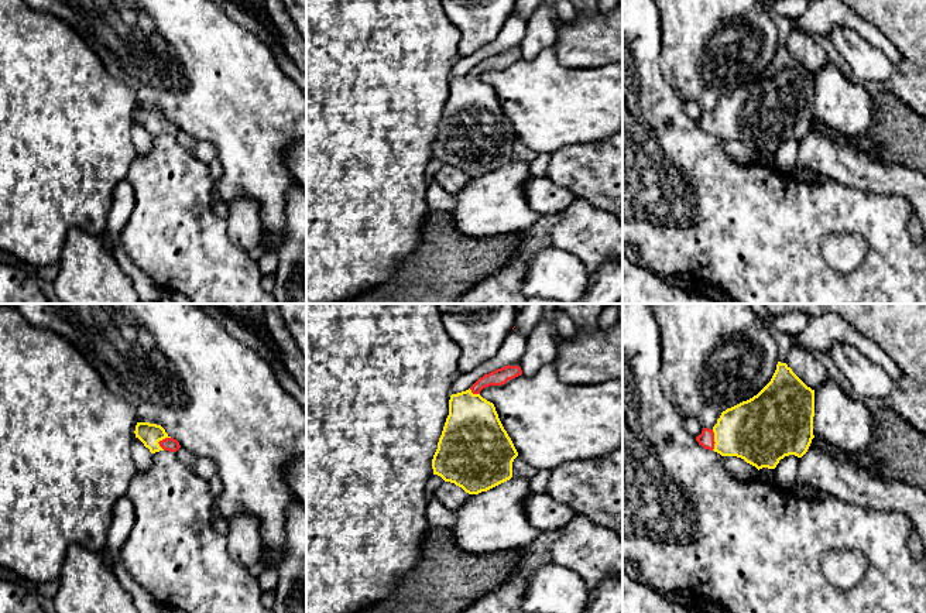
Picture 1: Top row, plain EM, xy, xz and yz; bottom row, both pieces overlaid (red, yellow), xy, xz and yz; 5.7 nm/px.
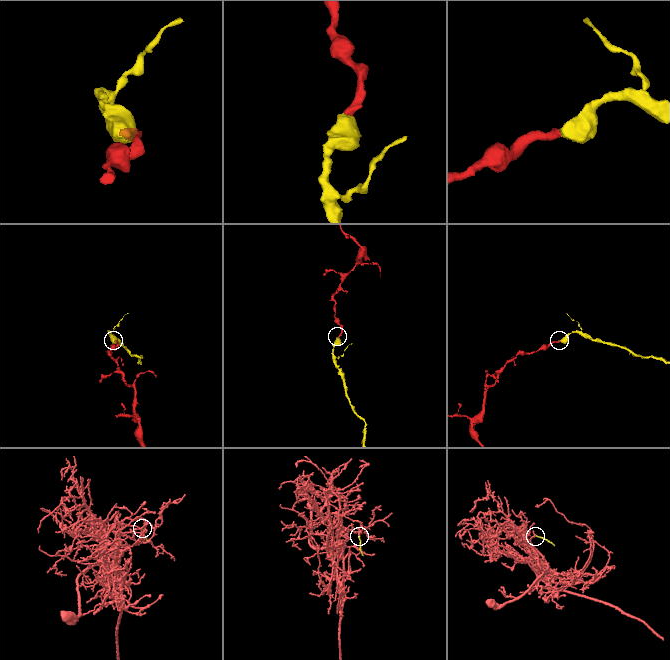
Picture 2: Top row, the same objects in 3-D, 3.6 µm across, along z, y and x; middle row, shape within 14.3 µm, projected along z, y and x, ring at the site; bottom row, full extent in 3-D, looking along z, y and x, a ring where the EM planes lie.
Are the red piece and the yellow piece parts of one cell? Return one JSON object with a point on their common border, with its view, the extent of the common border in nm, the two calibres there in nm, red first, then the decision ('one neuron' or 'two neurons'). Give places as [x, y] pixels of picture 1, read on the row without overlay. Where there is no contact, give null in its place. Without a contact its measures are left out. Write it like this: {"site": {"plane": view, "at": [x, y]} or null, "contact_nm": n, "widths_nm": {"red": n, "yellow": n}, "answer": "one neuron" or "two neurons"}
{"site": {"plane": "yz", "at": [713, 123]}, "contact_nm": 120, "widths_nm": {"red": 90, "yellow": 360}, "answer": "one neuron"}

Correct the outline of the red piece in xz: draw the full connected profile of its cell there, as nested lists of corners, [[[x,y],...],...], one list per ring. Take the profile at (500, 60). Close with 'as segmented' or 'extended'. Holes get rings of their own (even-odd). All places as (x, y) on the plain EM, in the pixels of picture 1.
[[[504,49],[480,61],[469,73],[452,78],[438,133],[432,143],[433,158],[455,167],[469,178],[487,175],[512,161],[512,145],[518,136],[504,113],[495,90],[480,79],[490,69],[503,69],[522,58],[519,49]]]; extended

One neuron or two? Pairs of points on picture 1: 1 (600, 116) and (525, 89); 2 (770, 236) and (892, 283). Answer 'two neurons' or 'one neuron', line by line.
1: one neuron
2: one neuron

